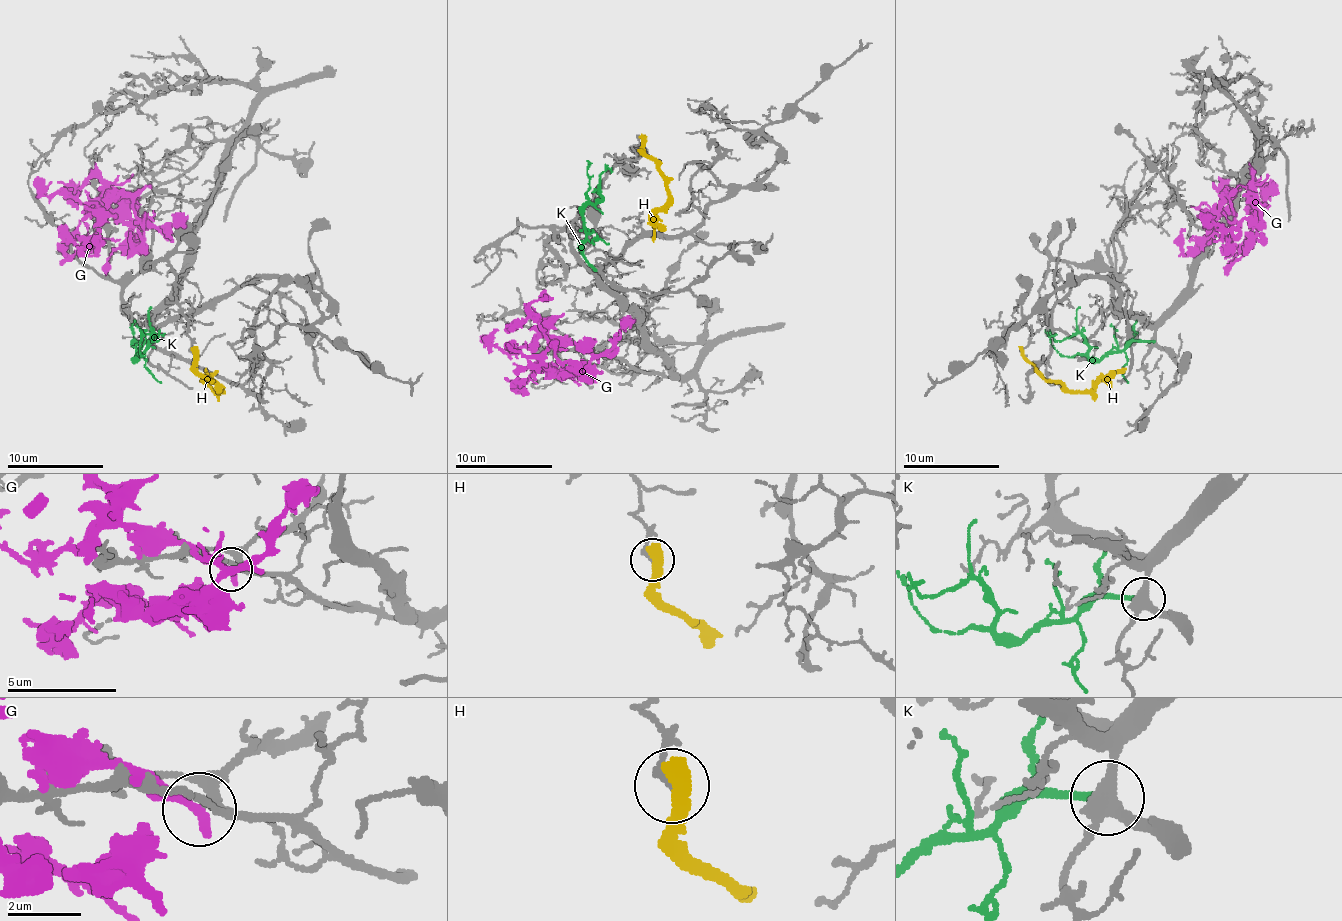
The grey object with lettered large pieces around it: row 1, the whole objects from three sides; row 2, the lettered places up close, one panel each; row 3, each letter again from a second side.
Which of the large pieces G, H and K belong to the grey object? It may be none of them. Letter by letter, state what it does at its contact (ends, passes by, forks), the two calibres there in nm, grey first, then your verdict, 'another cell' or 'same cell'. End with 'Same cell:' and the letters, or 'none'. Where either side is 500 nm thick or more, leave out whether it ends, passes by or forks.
G: it ends | 170/280 nm | another cell
H: it ends | 220/480 nm | another cell
K: it ends | 360/240 nm | another cell
Same cell: none

